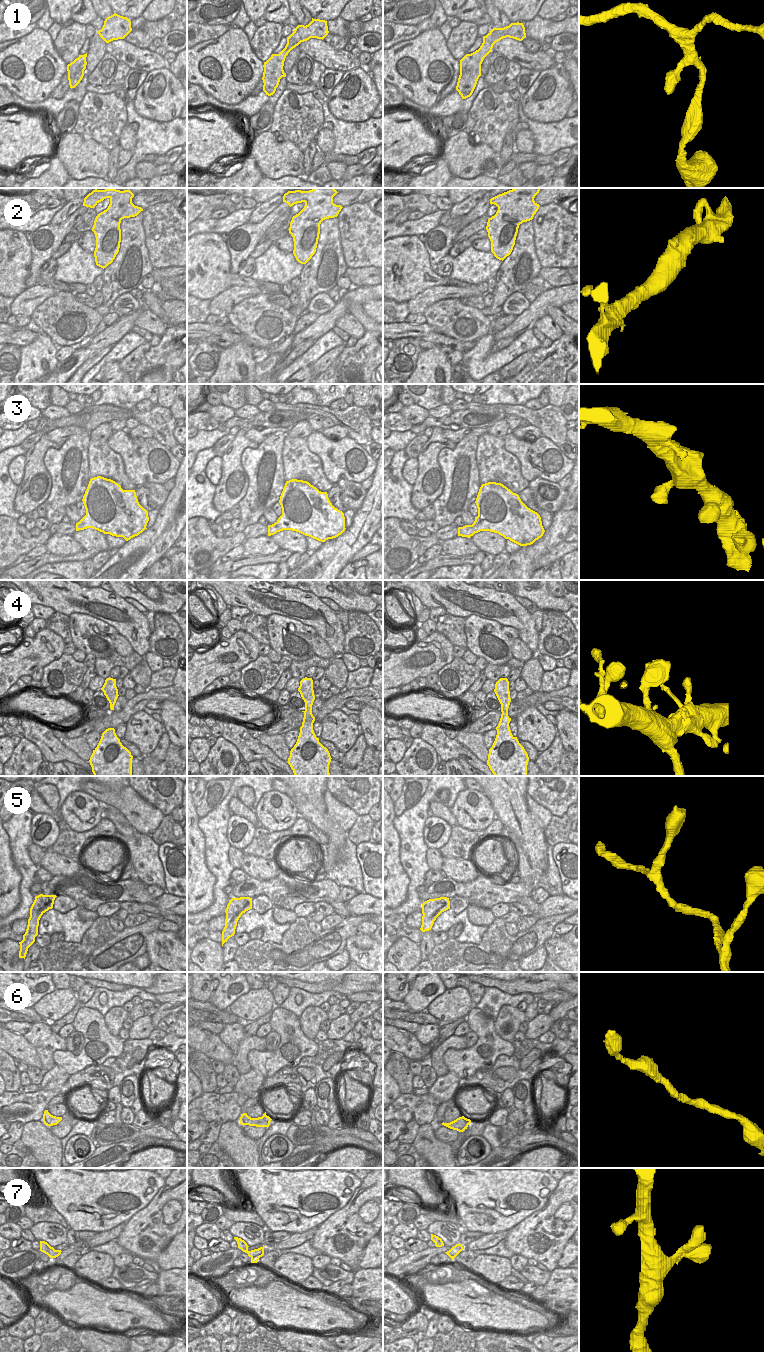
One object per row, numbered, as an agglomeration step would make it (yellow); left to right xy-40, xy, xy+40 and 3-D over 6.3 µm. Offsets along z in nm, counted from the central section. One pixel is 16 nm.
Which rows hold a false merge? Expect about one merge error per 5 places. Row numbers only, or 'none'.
none

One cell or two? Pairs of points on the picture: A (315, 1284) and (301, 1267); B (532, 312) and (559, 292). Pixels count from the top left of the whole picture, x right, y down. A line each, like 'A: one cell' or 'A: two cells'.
A: two cells
B: one cell

